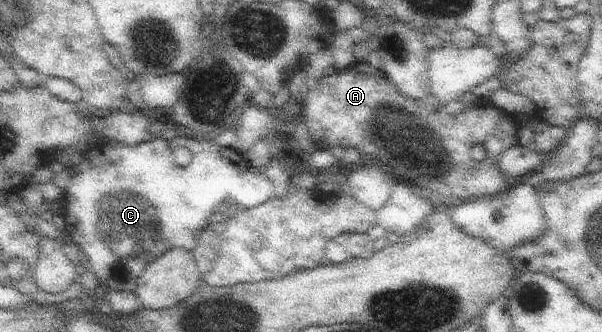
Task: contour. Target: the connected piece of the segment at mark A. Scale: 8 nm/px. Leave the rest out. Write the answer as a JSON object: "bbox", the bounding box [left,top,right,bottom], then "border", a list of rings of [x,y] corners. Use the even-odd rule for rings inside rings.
{"bbox":[302,61,520,201],"border":[[[366,61],[358,63],[354,62],[352,65],[347,66],[347,68],[339,69],[331,75],[323,76],[319,81],[317,88],[308,91],[304,98],[302,120],[302,129],[306,130],[306,132],[310,134],[311,139],[319,146],[320,149],[333,148],[333,146],[342,146],[344,149],[354,147],[360,150],[362,158],[365,154],[369,154],[369,156],[377,156],[377,158],[381,158],[383,162],[389,162],[389,164],[391,164],[391,170],[389,171],[391,174],[396,176],[396,179],[398,180],[397,184],[401,182],[409,182],[409,180],[411,180],[411,182],[415,182],[415,174],[417,174],[417,187],[421,187],[421,189],[425,188],[424,192],[429,193],[431,196],[435,196],[435,194],[433,194],[433,190],[435,190],[435,192],[439,192],[439,194],[437,194],[437,200],[441,201],[448,200],[451,196],[457,196],[457,198],[480,199],[484,196],[495,196],[497,193],[501,193],[503,190],[506,190],[508,184],[505,182],[504,176],[498,169],[498,158],[506,148],[509,148],[512,144],[518,142],[520,133],[518,131],[520,123],[516,117],[510,116],[505,111],[499,110],[489,98],[477,97],[476,101],[473,104],[466,106],[464,111],[460,114],[450,115],[445,111],[445,107],[437,100],[437,98],[431,94],[419,100],[413,100],[405,95],[402,95],[387,75]],[[477,144],[481,144],[486,152],[486,158],[482,161],[474,160],[471,157],[471,150],[473,150],[473,146],[477,146]]]}

